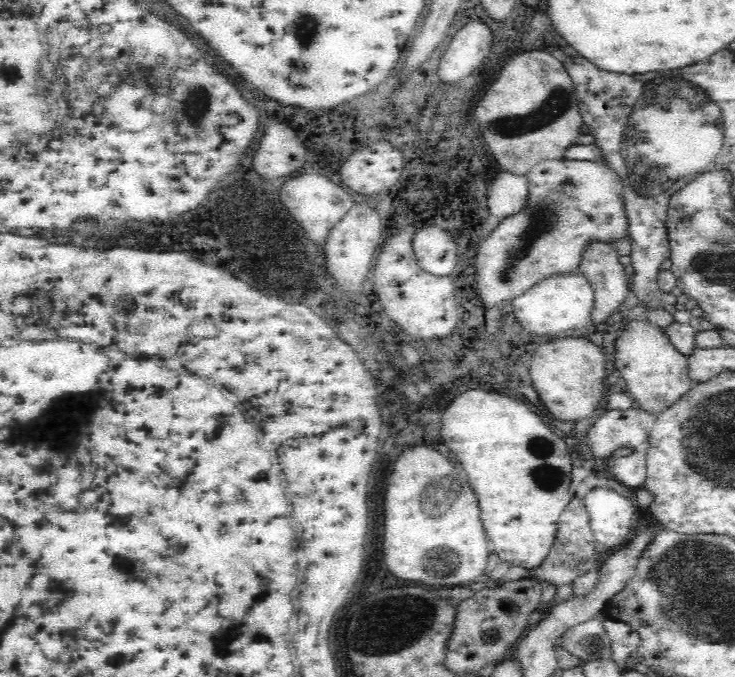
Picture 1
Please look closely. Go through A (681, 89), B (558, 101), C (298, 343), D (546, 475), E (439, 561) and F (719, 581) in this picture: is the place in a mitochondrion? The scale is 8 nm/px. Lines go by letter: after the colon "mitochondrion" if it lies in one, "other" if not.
A: mitochondrion
B: mitochondrion
C: mitochondrion
D: mitochondrion
E: mitochondrion
F: mitochondrion

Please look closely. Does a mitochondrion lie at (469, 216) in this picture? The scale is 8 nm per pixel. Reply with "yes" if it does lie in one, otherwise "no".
no

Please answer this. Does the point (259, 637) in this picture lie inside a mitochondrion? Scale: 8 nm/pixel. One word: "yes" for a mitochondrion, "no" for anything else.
no

